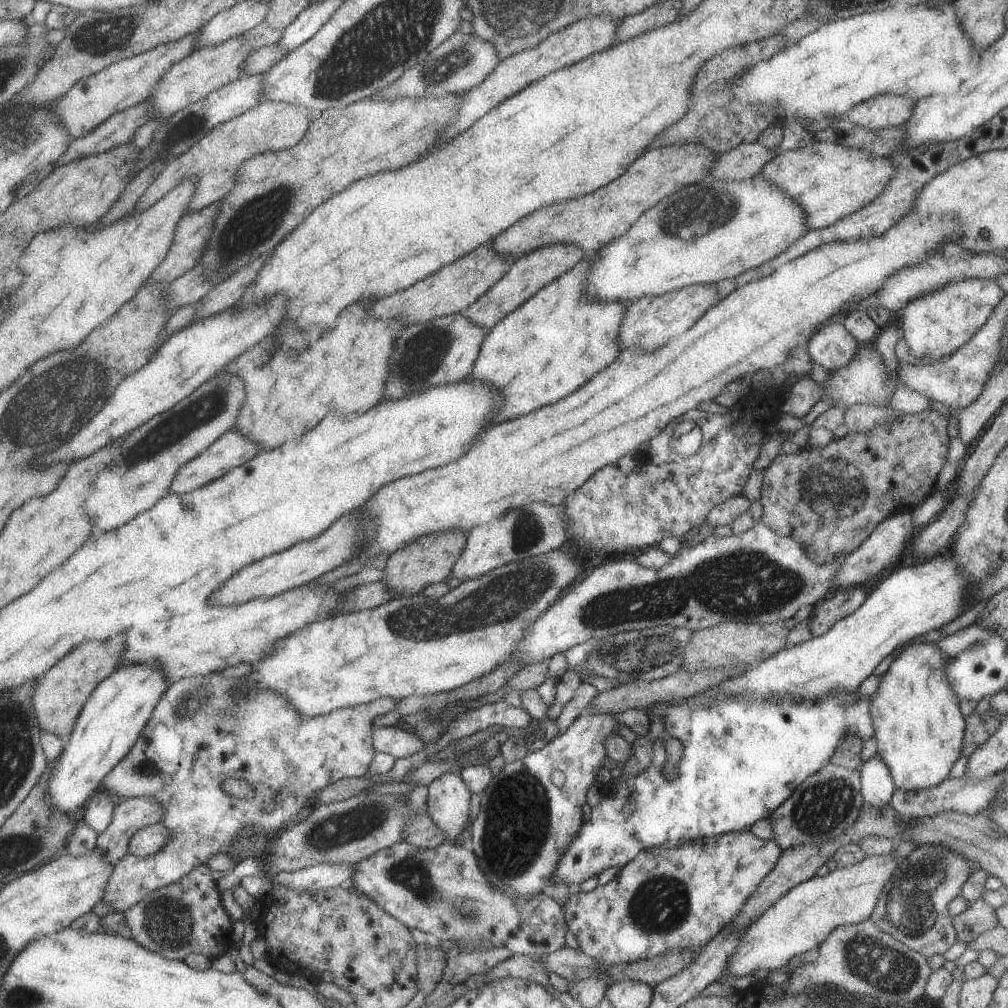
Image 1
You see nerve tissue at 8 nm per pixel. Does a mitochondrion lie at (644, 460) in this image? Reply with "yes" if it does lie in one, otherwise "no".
yes

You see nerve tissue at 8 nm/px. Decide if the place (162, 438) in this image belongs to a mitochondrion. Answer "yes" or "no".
yes

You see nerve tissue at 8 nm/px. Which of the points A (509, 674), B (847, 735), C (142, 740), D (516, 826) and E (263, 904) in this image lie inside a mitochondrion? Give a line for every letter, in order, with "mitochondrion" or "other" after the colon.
A: other
B: other
C: other
D: mitochondrion
E: other

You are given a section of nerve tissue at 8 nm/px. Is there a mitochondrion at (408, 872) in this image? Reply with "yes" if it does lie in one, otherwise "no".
yes

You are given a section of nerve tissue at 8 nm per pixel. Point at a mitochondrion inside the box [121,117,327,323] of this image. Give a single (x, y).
(256, 224)

